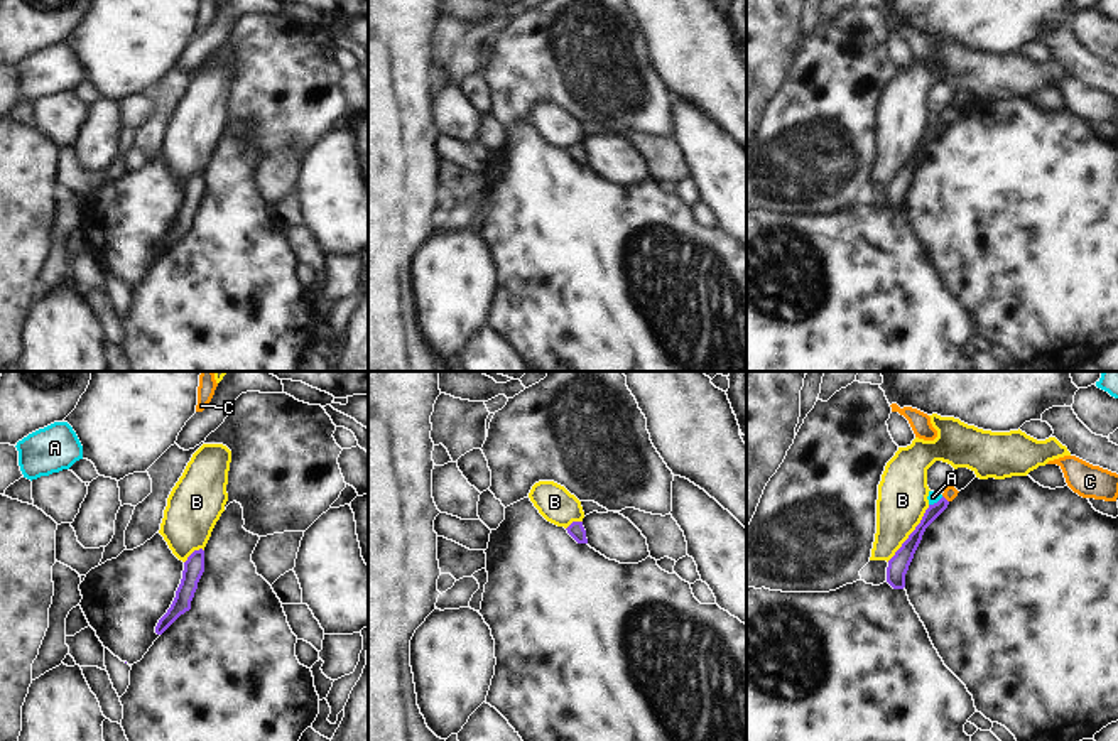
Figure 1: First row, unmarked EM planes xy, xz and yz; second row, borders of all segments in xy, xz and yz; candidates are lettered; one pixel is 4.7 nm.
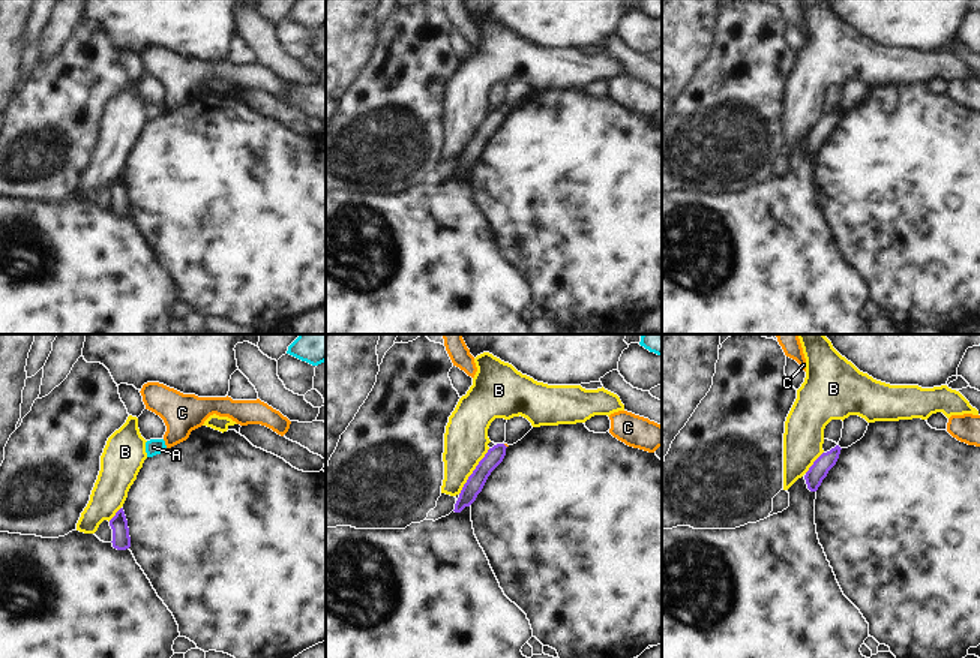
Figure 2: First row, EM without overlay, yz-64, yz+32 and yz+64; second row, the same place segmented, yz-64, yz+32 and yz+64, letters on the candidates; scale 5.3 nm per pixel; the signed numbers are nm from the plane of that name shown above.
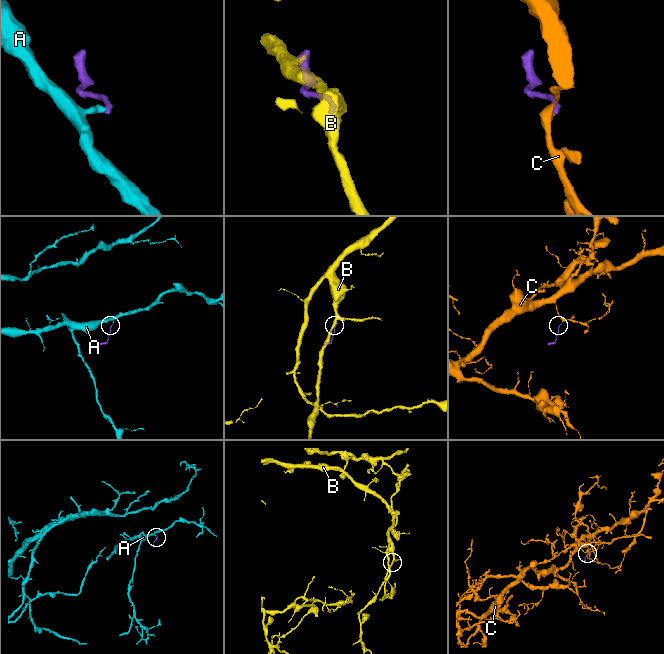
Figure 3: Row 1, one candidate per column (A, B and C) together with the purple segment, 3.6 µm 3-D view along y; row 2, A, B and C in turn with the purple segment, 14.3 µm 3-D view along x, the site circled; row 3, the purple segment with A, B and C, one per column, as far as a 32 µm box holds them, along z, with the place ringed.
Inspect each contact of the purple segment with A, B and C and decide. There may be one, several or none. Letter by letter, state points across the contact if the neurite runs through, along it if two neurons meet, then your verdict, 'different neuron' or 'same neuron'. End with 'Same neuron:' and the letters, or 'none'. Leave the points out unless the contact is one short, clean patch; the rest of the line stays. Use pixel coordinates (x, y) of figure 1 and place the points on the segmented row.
A: border yz (943, 497), (929, 505); different neuron
B: different neuron
C: way yz (933, 512), (944, 498), (949, 493); same neuron
Same neuron: C

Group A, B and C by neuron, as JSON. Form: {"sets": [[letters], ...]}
{"sets": [["A"], ["B"], ["C"]]}

